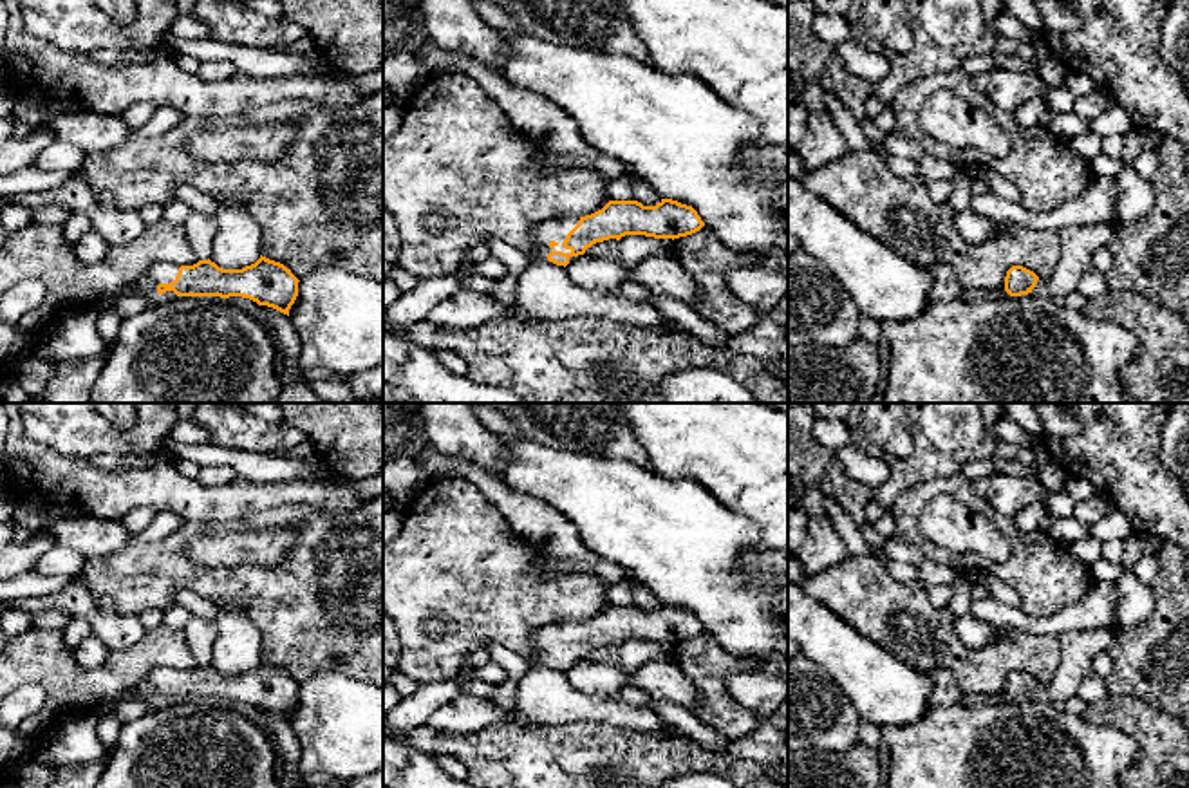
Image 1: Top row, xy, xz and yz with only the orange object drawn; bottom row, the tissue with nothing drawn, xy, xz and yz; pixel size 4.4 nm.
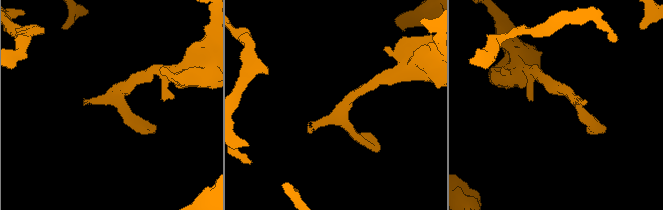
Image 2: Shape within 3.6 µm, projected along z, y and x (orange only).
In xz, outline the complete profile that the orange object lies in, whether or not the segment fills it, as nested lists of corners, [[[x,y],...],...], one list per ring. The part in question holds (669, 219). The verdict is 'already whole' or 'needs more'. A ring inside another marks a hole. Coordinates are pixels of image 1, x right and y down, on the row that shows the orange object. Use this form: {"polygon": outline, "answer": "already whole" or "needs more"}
{"polygon": [[[661,199],[656,206],[643,206],[638,201],[609,201],[602,210],[580,217],[562,242],[567,251],[551,251],[548,260],[566,267],[571,257],[584,255],[596,242],[620,240],[625,235],[674,240],[703,226],[705,222],[692,206],[672,199]]], "answer": "already whole"}

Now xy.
{"polygon": [[[262,255],[255,264],[242,269],[222,269],[208,258],[193,266],[181,266],[175,280],[159,284],[157,293],[173,291],[177,296],[242,296],[289,316],[289,309],[298,296],[298,282],[291,269]]], "answer": "already whole"}

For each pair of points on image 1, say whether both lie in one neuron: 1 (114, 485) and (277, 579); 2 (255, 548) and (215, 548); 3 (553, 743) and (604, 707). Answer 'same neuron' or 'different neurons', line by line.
1: different neurons
2: same neuron
3: different neurons

